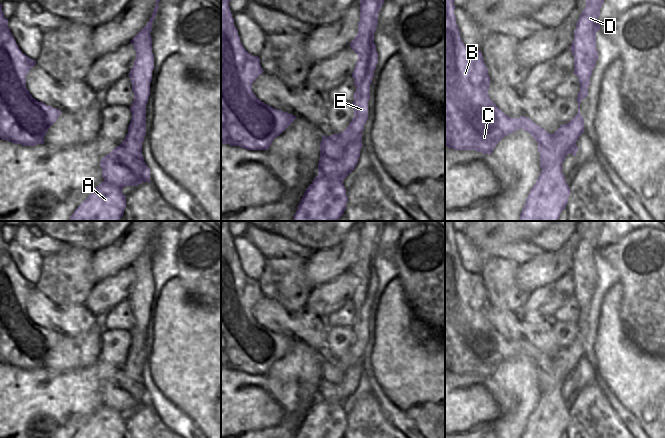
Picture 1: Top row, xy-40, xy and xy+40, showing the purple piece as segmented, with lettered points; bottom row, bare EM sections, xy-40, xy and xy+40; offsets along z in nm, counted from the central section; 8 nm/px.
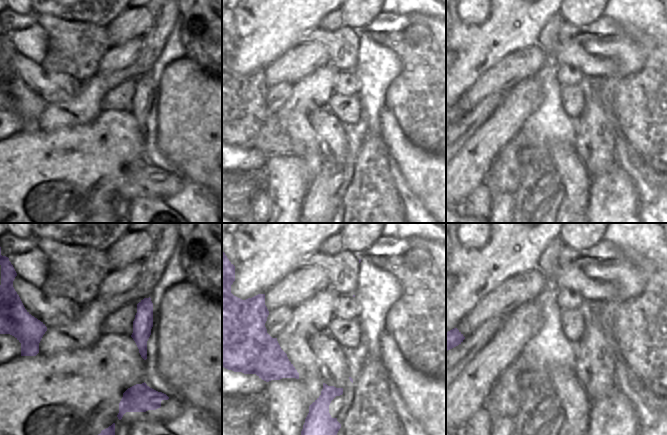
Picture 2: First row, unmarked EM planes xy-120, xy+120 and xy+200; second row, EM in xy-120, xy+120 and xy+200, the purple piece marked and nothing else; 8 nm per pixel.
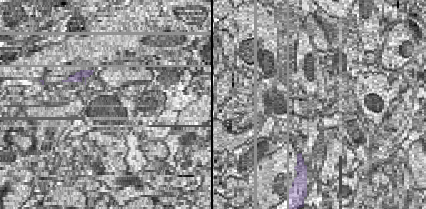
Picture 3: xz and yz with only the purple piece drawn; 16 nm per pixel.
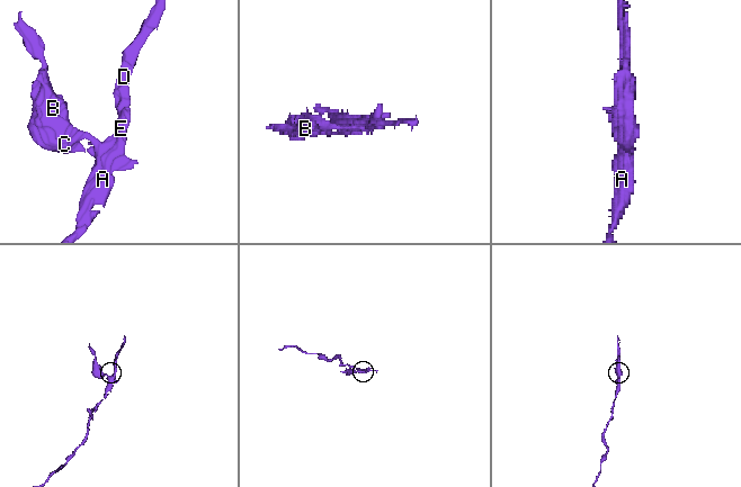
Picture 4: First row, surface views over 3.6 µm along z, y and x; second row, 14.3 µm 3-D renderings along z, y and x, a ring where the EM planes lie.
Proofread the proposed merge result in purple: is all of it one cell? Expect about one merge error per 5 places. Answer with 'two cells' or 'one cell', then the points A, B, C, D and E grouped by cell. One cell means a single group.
two cells | A D E / B C

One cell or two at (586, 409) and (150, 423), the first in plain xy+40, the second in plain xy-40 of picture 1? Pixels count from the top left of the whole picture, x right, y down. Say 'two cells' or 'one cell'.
one cell

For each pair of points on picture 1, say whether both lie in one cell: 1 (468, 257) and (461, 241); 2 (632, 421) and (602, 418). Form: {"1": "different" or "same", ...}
{"1": "same", "2": "different"}

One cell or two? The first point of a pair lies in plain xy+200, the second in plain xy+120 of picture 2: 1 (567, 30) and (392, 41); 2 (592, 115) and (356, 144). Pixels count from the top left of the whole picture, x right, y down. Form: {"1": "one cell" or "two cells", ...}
{"1": "two cells", "2": "two cells"}

